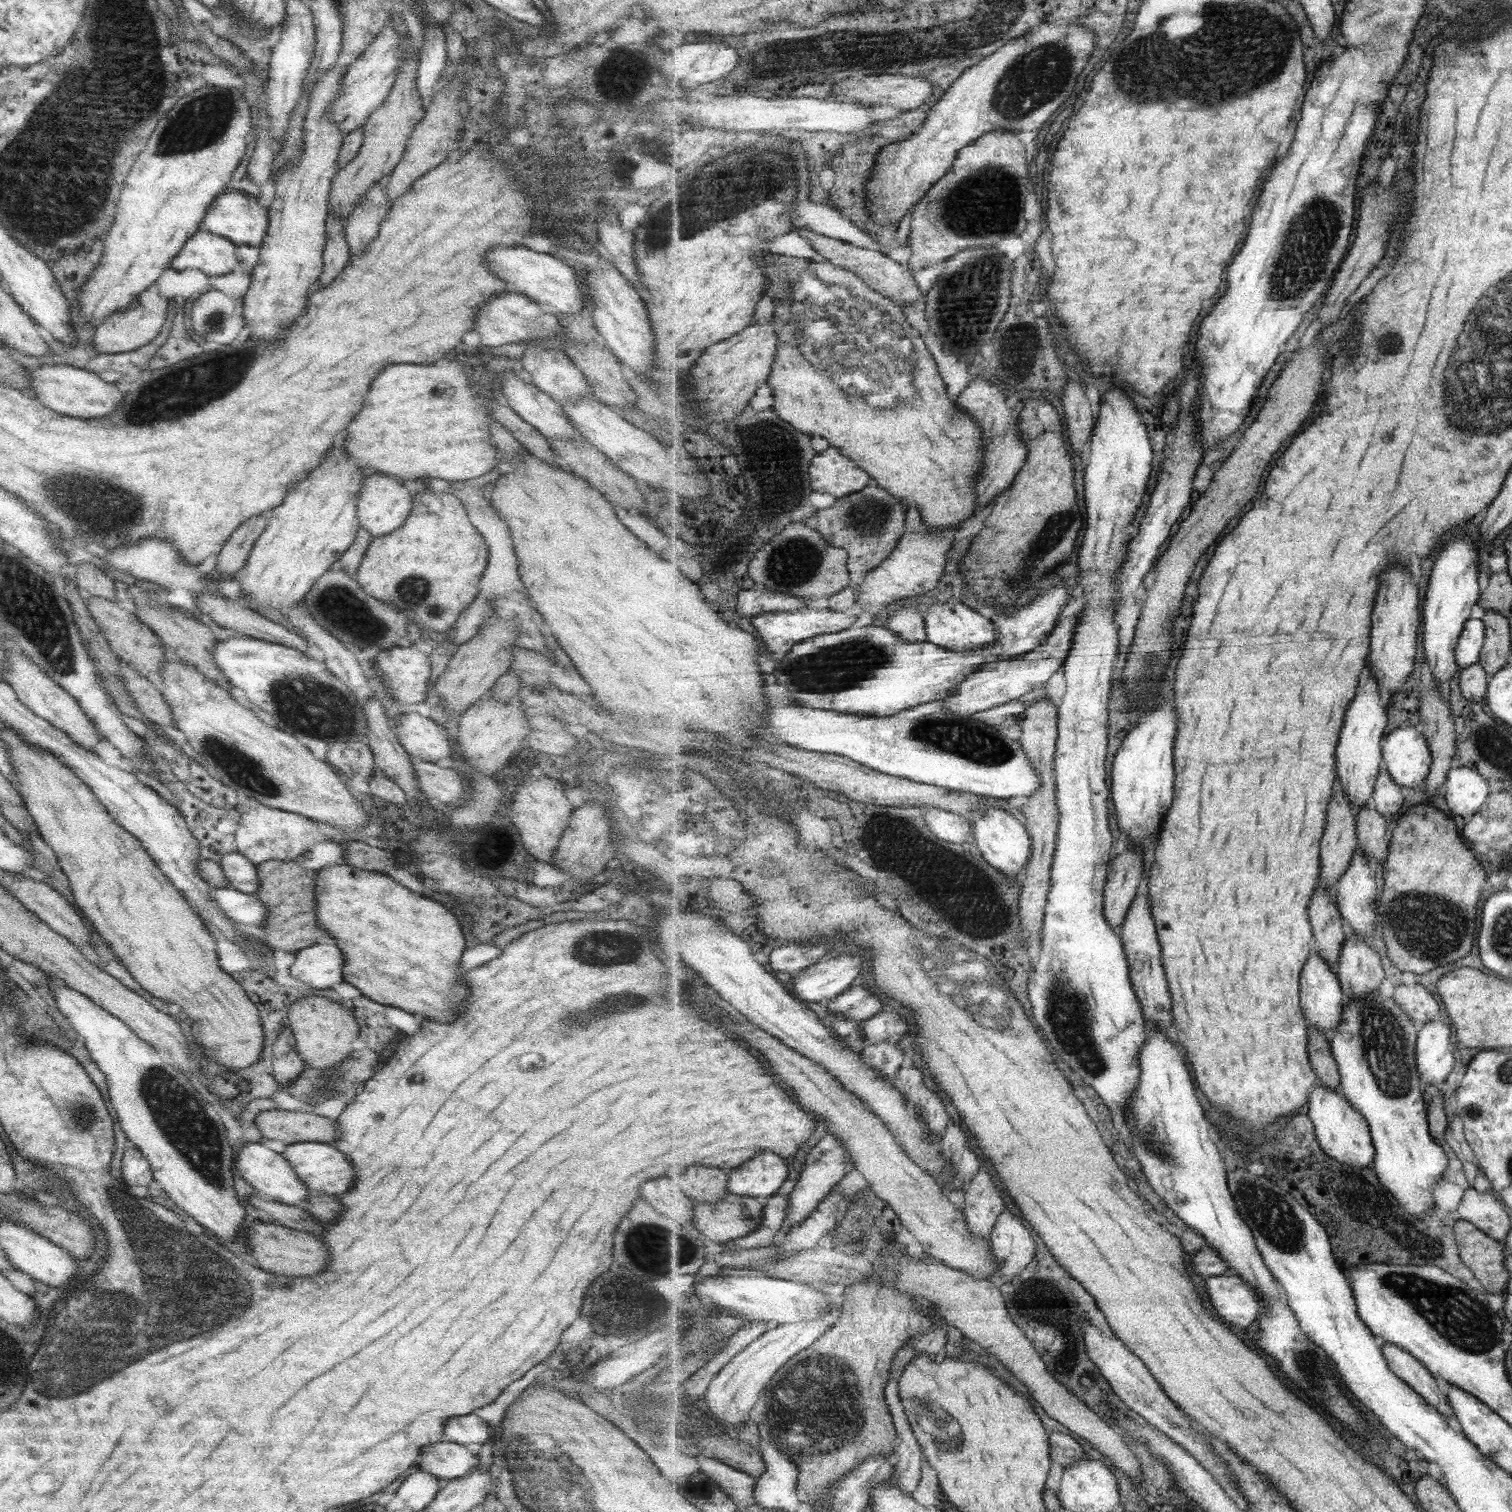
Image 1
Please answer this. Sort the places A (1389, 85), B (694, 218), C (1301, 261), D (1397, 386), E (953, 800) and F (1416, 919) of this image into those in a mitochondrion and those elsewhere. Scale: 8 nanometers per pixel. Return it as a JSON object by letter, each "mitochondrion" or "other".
{"A":"other","B":"mitochondrion","C":"mitochondrion","D":"other","E":"other","F":"mitochondrion"}

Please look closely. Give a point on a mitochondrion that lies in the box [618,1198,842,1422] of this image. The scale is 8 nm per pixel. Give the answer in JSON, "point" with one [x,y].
{"point":[654,1252]}

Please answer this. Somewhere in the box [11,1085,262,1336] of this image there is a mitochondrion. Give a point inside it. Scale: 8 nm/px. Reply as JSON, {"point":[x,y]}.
{"point":[81,1117]}

